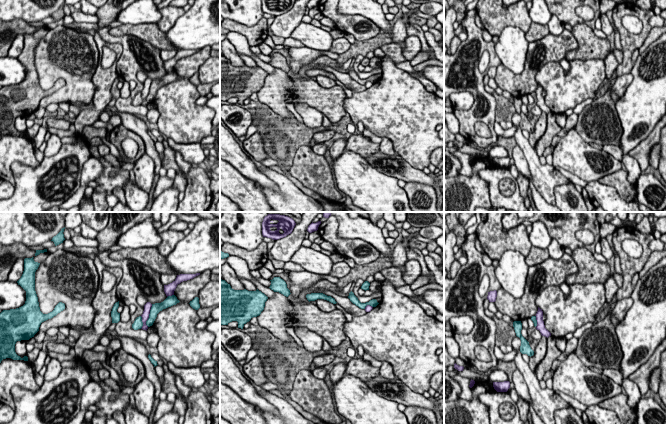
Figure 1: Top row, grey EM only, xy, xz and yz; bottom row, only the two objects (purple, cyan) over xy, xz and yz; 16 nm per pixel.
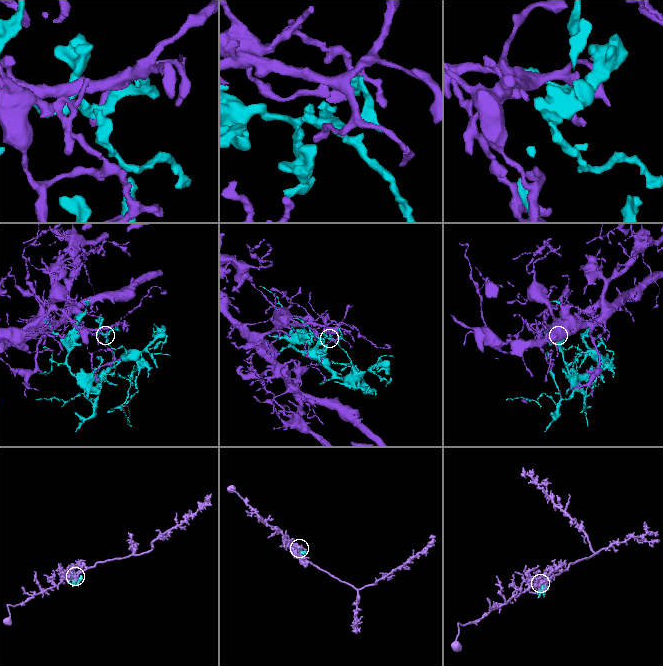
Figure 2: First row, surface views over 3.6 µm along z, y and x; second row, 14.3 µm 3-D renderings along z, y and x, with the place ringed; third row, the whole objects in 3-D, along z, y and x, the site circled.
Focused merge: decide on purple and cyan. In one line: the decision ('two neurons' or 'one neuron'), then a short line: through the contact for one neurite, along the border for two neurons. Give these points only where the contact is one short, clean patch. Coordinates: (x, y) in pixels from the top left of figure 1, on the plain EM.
two neurons

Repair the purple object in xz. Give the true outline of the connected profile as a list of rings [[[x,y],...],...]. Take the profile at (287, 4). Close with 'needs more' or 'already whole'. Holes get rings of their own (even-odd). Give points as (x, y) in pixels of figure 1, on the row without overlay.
[[[262,0],[263,13],[278,16],[291,10],[296,0]]]; already whole

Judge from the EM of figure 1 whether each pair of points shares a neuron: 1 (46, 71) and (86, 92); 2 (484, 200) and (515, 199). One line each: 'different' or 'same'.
1: same
2: different

